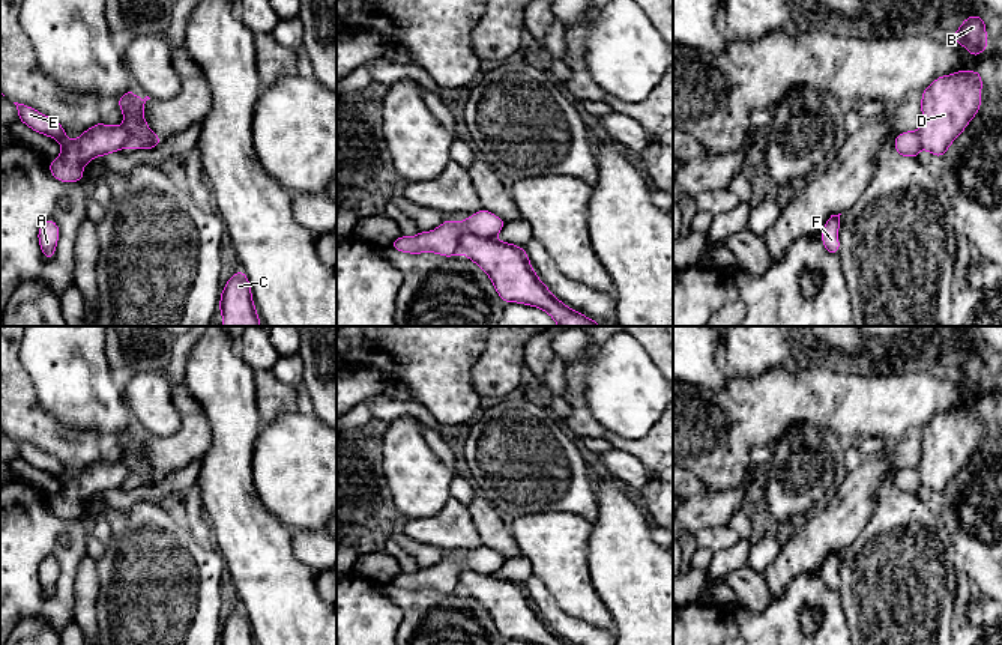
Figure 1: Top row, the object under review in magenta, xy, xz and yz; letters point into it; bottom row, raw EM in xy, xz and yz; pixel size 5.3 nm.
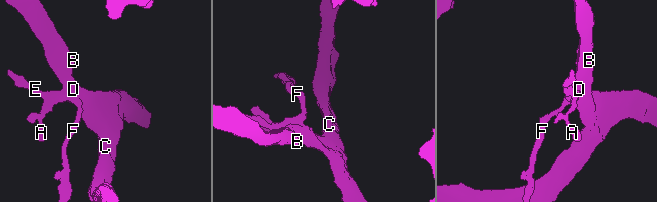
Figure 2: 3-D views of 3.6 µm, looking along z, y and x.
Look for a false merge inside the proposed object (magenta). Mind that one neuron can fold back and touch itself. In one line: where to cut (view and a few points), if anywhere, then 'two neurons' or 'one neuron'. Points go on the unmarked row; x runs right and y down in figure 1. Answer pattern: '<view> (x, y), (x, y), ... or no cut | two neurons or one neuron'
xz (493, 575), (466, 572), (460, 579), (458, 590) | two neurons

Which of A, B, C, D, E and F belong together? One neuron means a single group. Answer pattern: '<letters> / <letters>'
A E F / B C D

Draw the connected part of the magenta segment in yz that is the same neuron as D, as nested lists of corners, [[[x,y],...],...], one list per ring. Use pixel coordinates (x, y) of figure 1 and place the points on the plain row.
[[[978,407],[937,413],[922,427],[922,456],[916,468],[921,486],[943,493],[981,444],[982,416]]]

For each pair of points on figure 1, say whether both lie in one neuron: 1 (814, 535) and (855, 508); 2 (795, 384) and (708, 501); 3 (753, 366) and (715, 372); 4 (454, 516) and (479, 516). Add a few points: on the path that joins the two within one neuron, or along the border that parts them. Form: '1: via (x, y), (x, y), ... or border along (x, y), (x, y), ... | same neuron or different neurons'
1: via (825, 529), (836, 525), (845, 516) | same neuron
2: border along (688, 471), (711, 489), (736, 487), (744, 480) | different neurons
3: border along (720, 342), (720, 358), (729, 372) | different neurons
4: border along (466, 505), (482, 545) | different neurons

